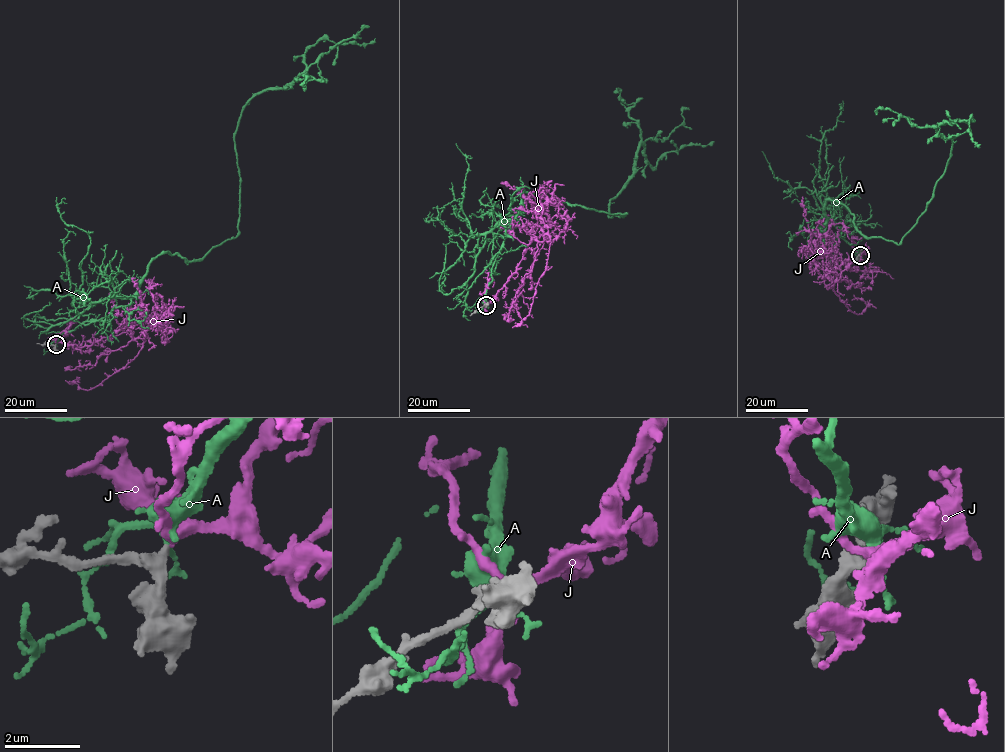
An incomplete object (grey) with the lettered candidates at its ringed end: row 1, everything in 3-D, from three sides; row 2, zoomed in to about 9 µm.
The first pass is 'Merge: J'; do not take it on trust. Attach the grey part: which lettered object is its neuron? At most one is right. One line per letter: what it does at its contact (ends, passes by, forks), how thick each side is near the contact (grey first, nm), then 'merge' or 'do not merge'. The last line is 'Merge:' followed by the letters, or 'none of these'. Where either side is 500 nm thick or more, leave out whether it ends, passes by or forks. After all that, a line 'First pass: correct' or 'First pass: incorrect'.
A: it forks there; 260 nm thick on the grey side, 130 nm on the other; do not merge
J: it forks there; 260 nm thick on the grey side, 240 nm on the other; merge
Merge: J
First pass: correct

